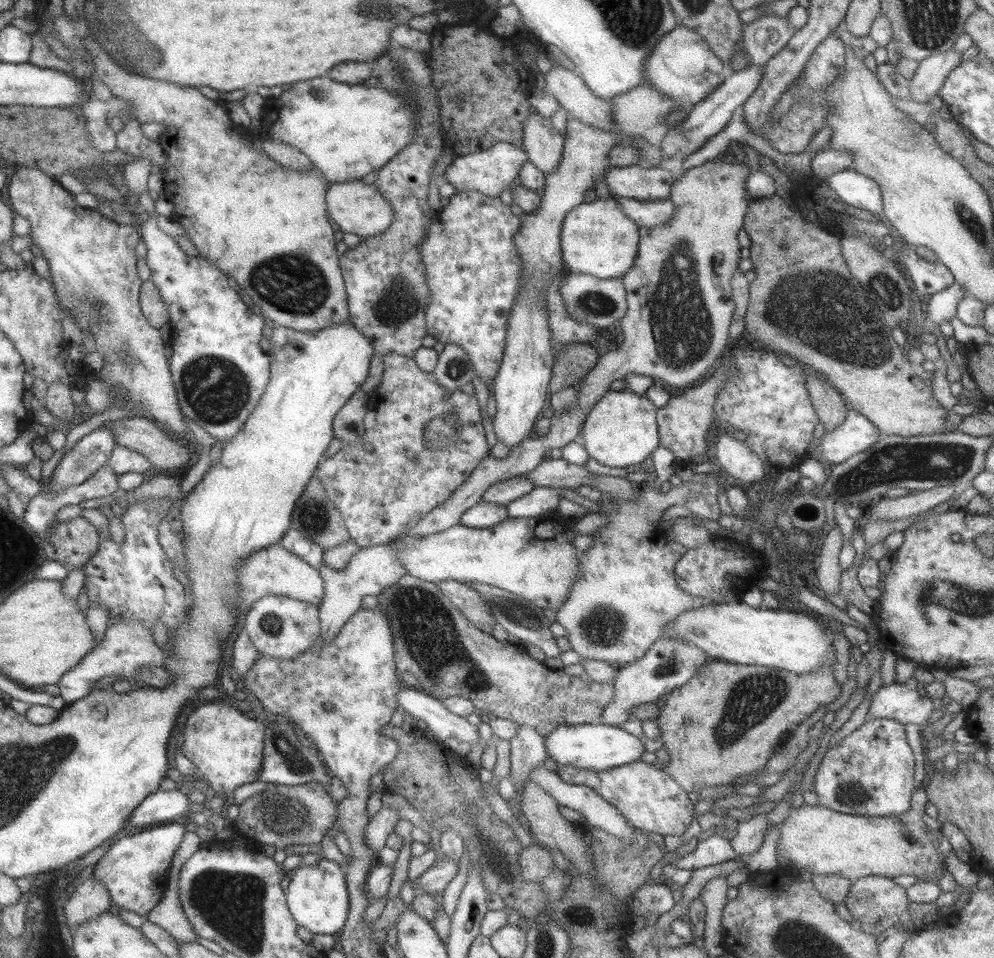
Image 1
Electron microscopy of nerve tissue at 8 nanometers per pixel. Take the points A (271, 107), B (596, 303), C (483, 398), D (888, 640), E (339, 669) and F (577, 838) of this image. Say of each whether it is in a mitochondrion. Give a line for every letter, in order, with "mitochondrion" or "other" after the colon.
A: other
B: mitochondrion
C: other
D: other
E: other
F: other

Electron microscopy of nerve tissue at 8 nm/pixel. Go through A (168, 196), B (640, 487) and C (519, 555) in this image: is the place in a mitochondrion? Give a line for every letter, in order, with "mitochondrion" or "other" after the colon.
A: other
B: other
C: other

